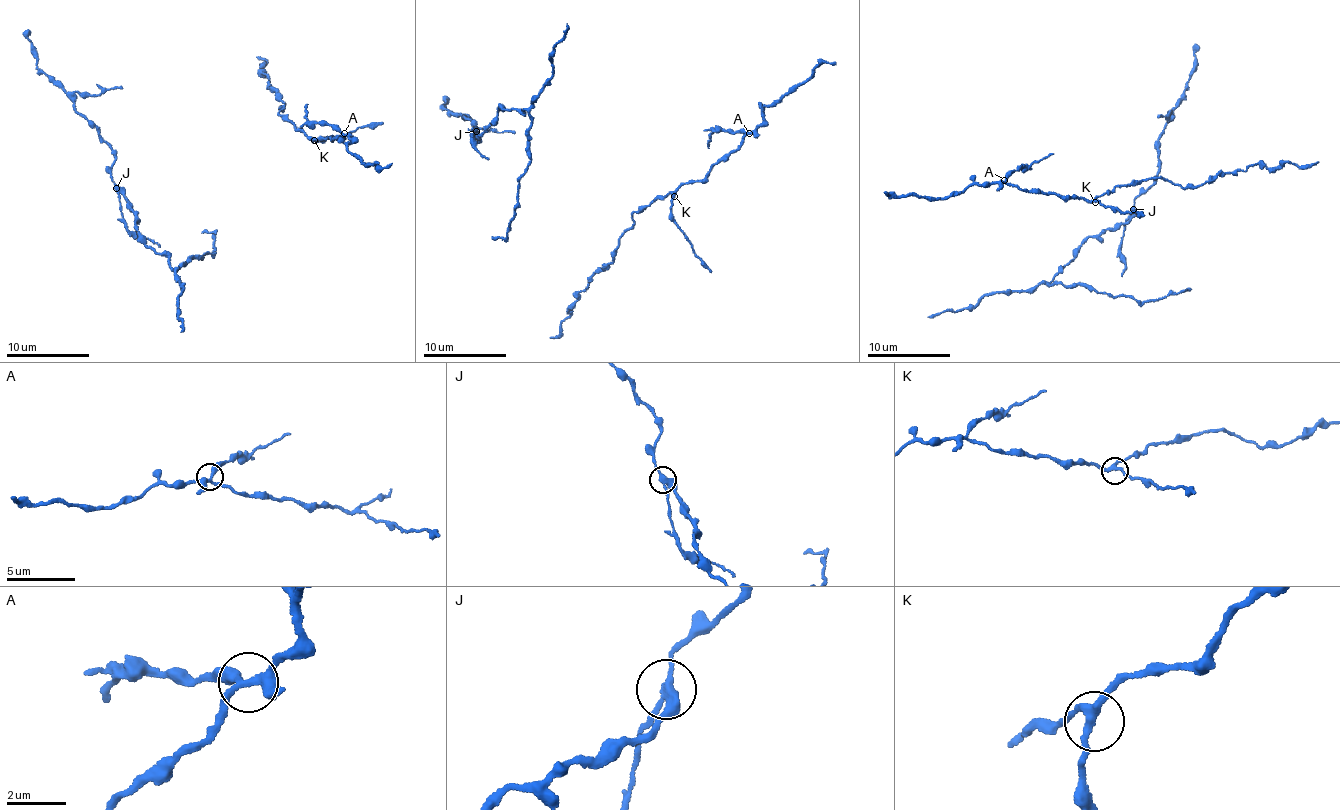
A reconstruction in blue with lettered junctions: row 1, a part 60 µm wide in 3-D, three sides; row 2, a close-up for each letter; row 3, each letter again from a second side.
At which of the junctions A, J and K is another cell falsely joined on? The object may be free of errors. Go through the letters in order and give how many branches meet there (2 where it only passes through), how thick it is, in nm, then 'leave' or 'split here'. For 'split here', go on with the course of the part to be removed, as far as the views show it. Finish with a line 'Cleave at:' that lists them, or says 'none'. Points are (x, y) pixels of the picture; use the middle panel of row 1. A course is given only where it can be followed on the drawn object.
A: branches 3; calibre 240 nm; leave
J: branches 3; calibre 300 nm; split here; course (475, 130), (471, 135), (480, 154), (487, 159)
K: branches 3; calibre 260 nm; leave
Cleave at: J

